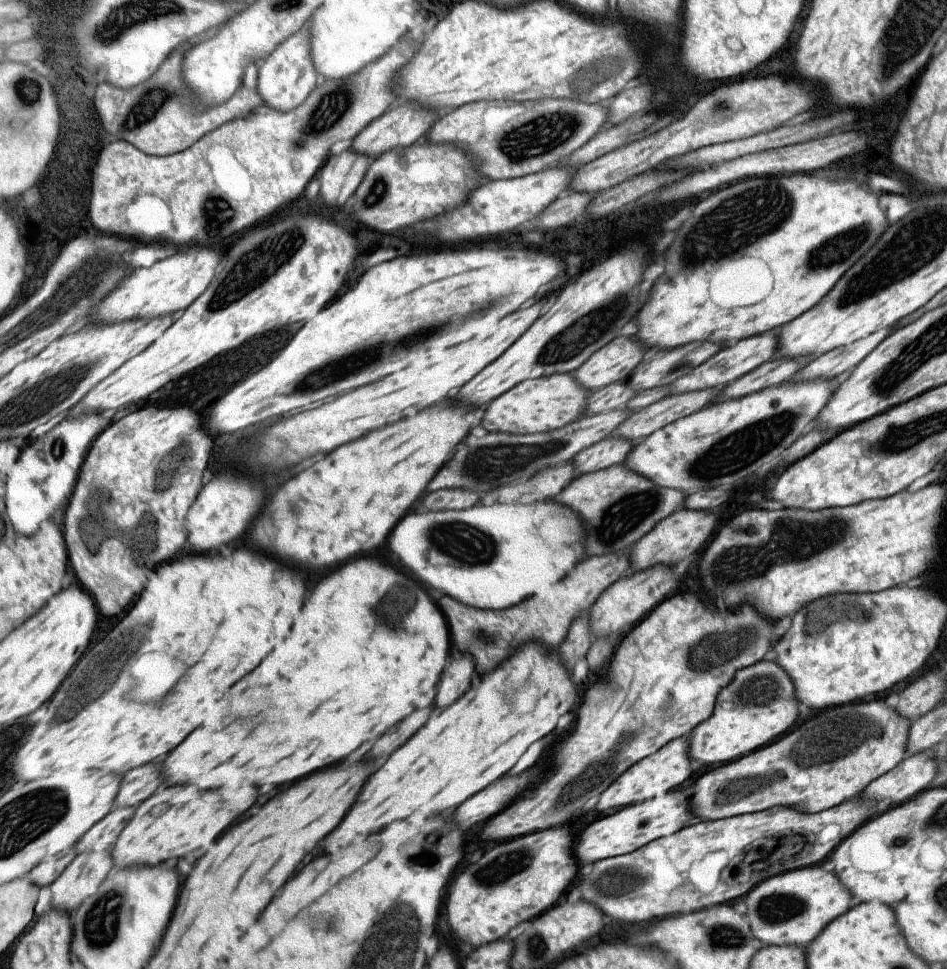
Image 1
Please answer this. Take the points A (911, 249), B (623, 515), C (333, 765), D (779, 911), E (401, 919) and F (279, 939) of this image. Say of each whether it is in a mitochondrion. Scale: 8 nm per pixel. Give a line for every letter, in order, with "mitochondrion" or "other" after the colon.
A: mitochondrion
B: mitochondrion
C: other
D: mitochondrion
E: mitochondrion
F: other

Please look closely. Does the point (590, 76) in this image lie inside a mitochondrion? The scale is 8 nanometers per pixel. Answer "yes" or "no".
yes

